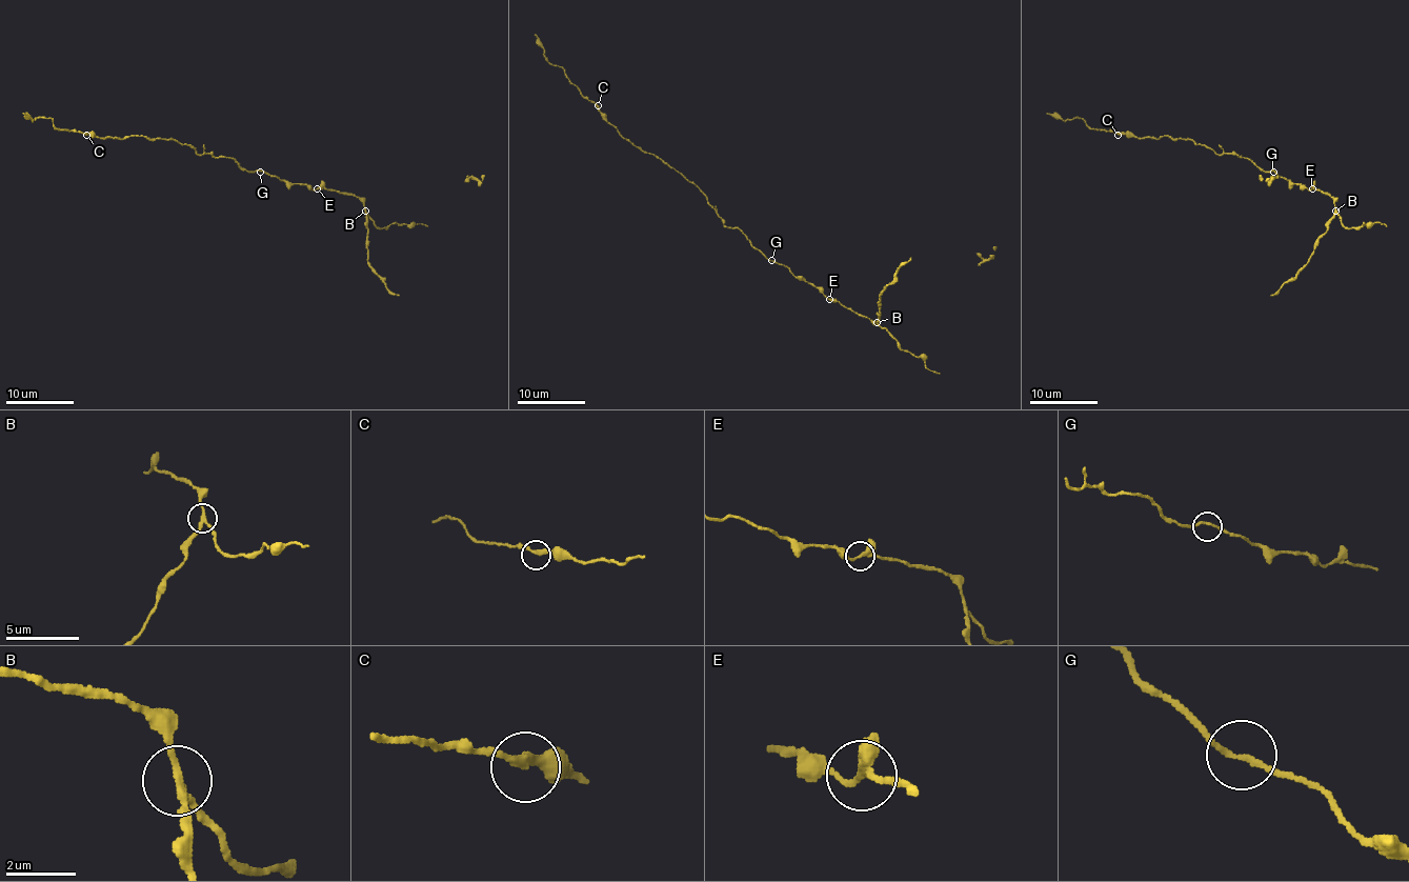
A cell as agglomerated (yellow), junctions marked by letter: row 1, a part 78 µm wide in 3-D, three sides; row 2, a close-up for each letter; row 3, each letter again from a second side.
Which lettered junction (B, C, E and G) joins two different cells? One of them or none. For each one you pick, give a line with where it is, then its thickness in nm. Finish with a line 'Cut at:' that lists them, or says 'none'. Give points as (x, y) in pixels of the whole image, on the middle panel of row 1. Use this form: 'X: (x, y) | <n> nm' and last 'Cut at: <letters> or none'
B: (877, 322) | 190 nm
Cut at: B

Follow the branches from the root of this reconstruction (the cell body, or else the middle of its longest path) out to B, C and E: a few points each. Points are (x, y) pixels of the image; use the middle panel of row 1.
B: (771, 260), (813, 284), (829, 299), (877, 323)
C: (771, 260), (757, 251), (738, 228), (728, 228), (692, 182), (627, 140), (606, 120), (598, 105)
E: (771, 260), (813, 284), (829, 299)

